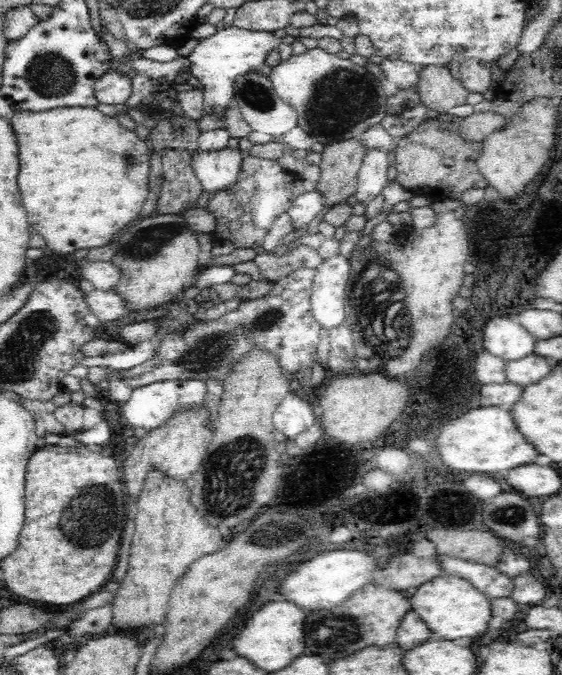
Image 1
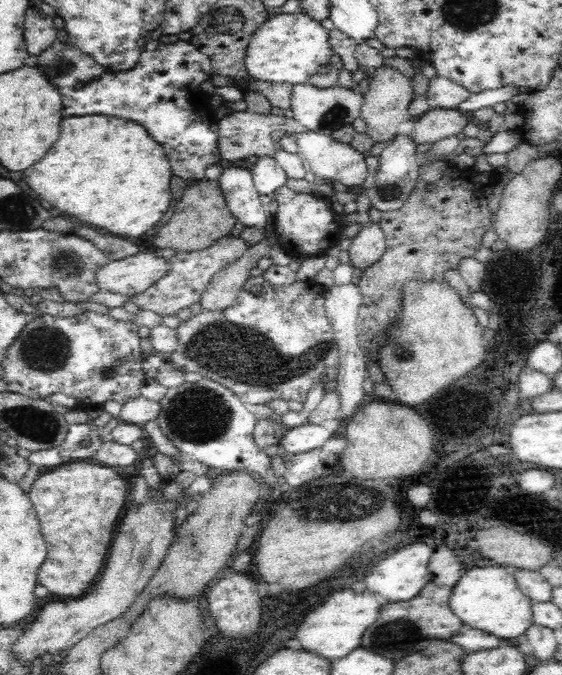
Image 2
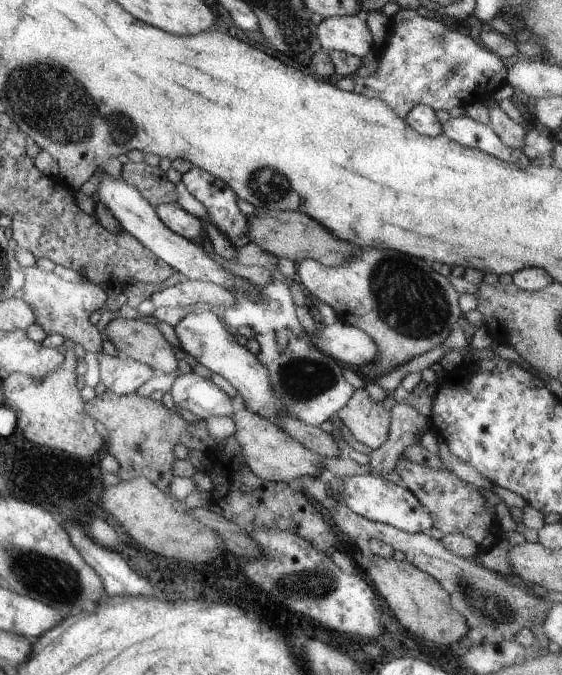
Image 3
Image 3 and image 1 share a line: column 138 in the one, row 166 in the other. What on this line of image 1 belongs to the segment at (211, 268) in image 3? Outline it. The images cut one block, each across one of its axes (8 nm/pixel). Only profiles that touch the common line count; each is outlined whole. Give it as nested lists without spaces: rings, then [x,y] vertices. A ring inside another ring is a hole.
[[[224,148],[213,152],[196,151],[190,160],[190,167],[202,188],[211,194],[232,186],[242,170],[244,153],[240,149]]]

